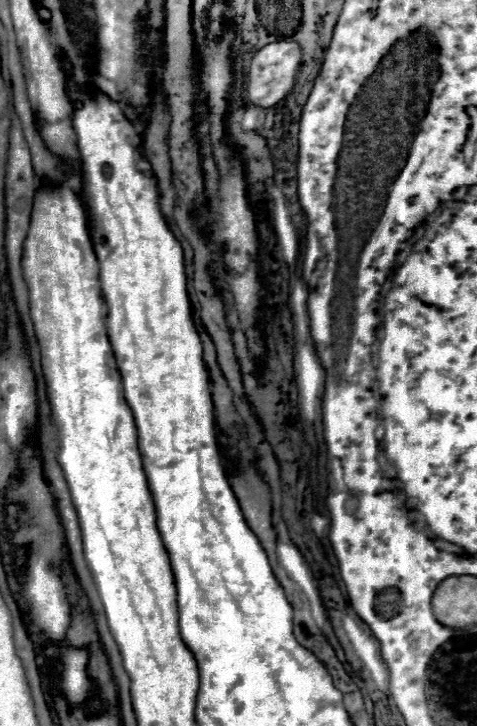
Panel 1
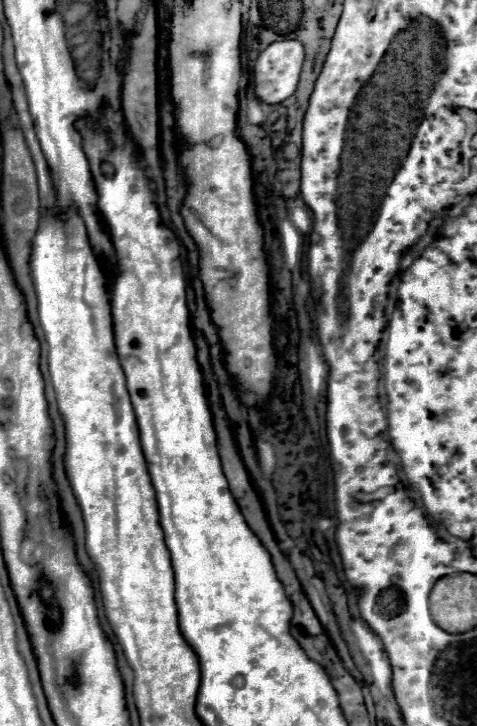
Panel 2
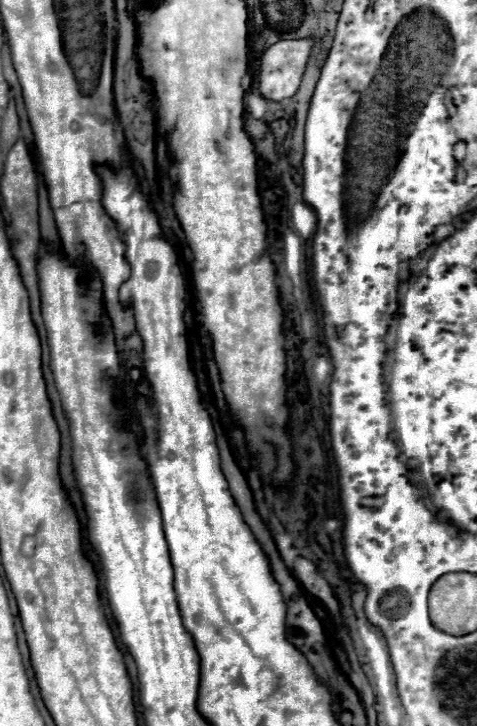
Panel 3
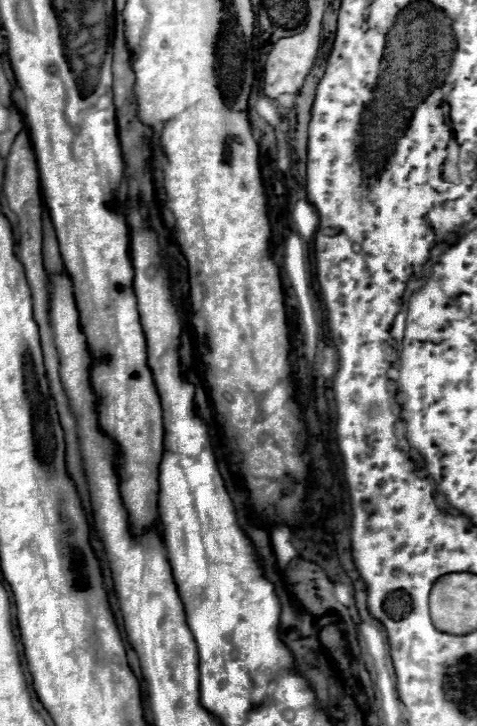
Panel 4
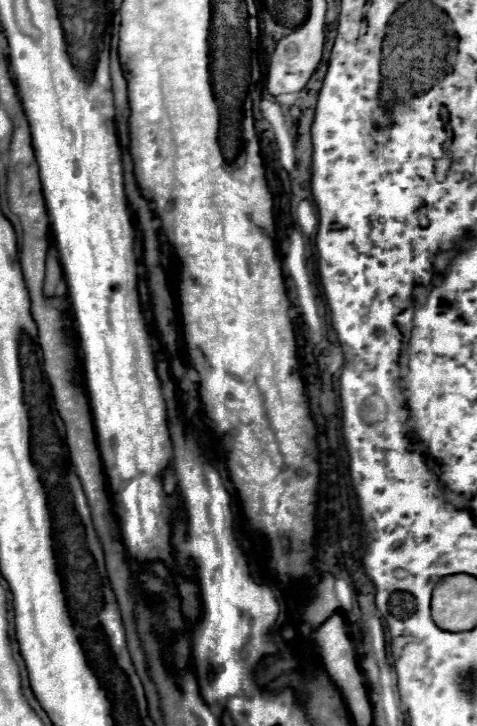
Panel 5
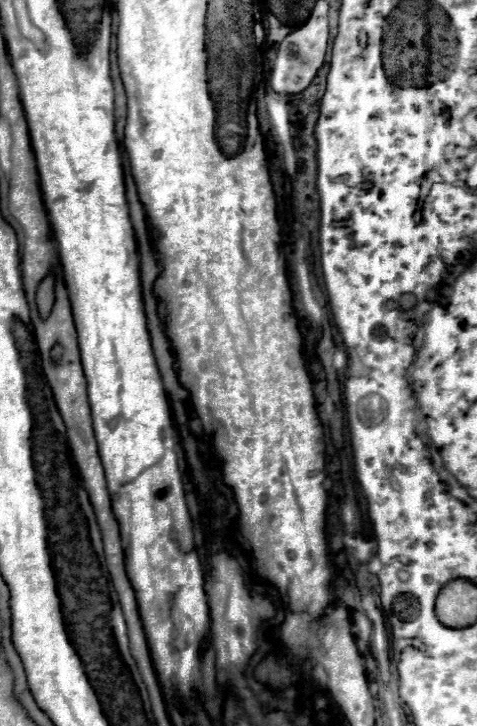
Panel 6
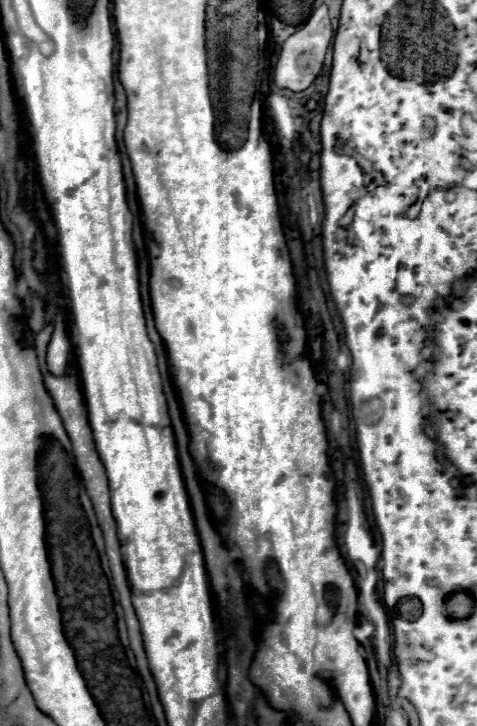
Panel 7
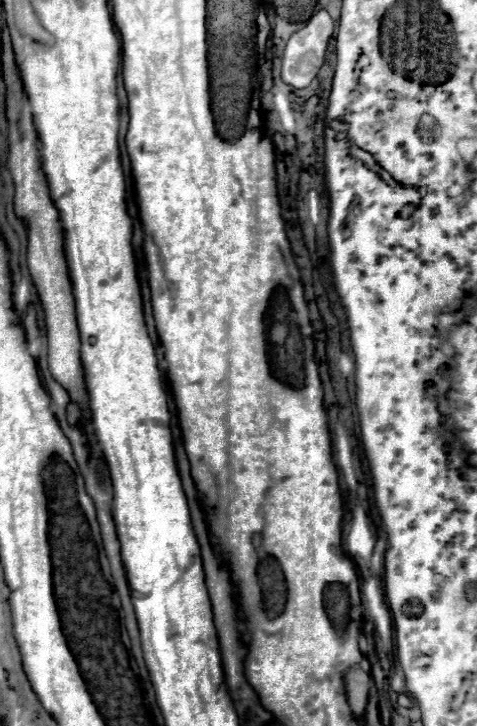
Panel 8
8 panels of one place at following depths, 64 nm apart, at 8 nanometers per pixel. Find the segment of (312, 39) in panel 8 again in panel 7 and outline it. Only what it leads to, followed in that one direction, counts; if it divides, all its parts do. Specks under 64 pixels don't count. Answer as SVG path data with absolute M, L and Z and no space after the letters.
M320 6L310 16L308 24L302 30L298 30L296 34L292 34L290 38L286 38L286 42L282 44L282 52L280 52L280 58L276 64L276 72L274 72L276 84L280 88L288 88L294 92L306 90L324 66L324 56L326 56L328 44L332 40L332 34L334 34L334 30L332 30L332 24L328 18L328 6Z

